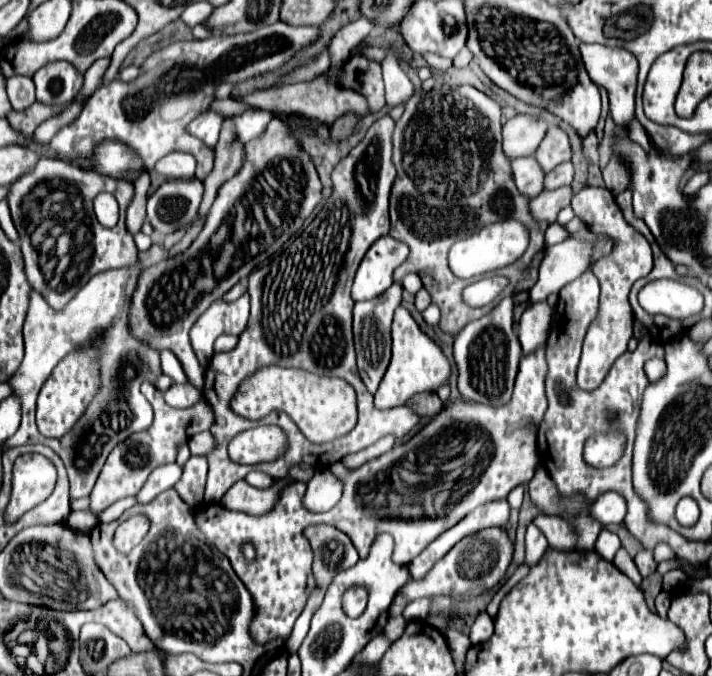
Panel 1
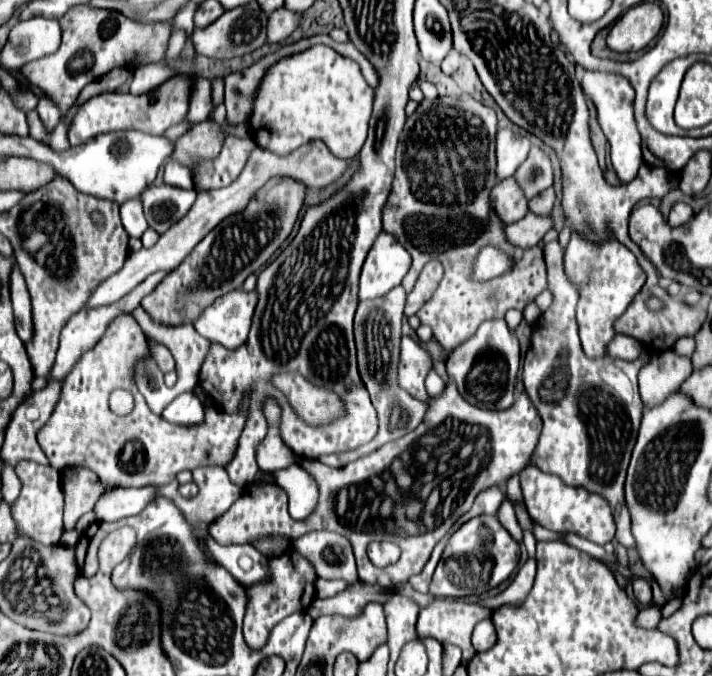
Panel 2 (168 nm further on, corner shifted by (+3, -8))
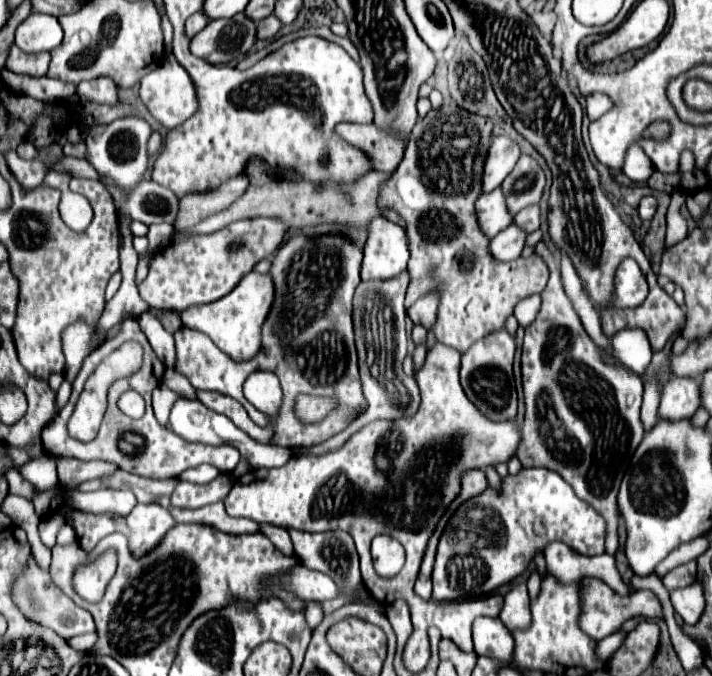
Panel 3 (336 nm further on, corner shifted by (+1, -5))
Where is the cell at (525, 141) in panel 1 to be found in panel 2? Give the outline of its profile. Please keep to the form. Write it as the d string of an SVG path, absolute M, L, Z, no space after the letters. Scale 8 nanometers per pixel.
M498 130L496 134L496 176L498 180L510 178L516 168L526 160L530 150L528 138L514 138L514 134L506 130Z

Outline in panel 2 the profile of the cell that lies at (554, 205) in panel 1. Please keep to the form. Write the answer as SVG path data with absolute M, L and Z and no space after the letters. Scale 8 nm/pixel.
M526 214L522 220L518 220L516 224L510 224L504 228L506 240L518 248L532 248L536 244L540 244L542 236L552 228L552 218L550 216L532 216Z

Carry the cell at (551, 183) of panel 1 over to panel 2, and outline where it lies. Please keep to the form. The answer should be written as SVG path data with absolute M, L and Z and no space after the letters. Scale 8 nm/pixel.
M548 188L540 196L536 196L528 202L528 212L536 214L536 216L548 216L552 210L552 204L554 204L554 188Z

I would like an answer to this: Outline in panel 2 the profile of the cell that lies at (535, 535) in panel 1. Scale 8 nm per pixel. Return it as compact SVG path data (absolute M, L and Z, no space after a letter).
M528 560L520 570L518 574L514 576L514 580L510 582L510 586L500 592L498 596L494 598L486 598L482 602L482 606L490 608L490 610L496 610L496 608L502 608L502 606L520 606L524 602L524 598L528 596L530 588L532 588L532 582L534 582L534 576L536 576L536 560Z

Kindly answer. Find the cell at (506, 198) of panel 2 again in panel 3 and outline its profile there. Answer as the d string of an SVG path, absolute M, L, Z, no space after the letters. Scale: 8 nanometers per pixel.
M502 187L478 197L476 215L478 215L478 223L482 231L490 239L514 221L514 215L506 209L506 195L502 193Z

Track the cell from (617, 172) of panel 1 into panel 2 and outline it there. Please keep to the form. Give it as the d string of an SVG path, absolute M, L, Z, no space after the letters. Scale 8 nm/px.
M586 72L582 80L582 90L594 102L598 124L612 146L612 166L618 178L628 184L636 178L638 168L642 166L642 138L634 120L634 88L628 84L628 80L616 74Z

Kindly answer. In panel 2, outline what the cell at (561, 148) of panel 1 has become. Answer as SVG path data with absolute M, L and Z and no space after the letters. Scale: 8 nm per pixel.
M532 148L528 158L520 164L520 168L514 172L514 178L520 186L520 190L524 192L526 200L538 196L542 190L552 186L552 166L550 166L550 158L540 150L540 148Z

